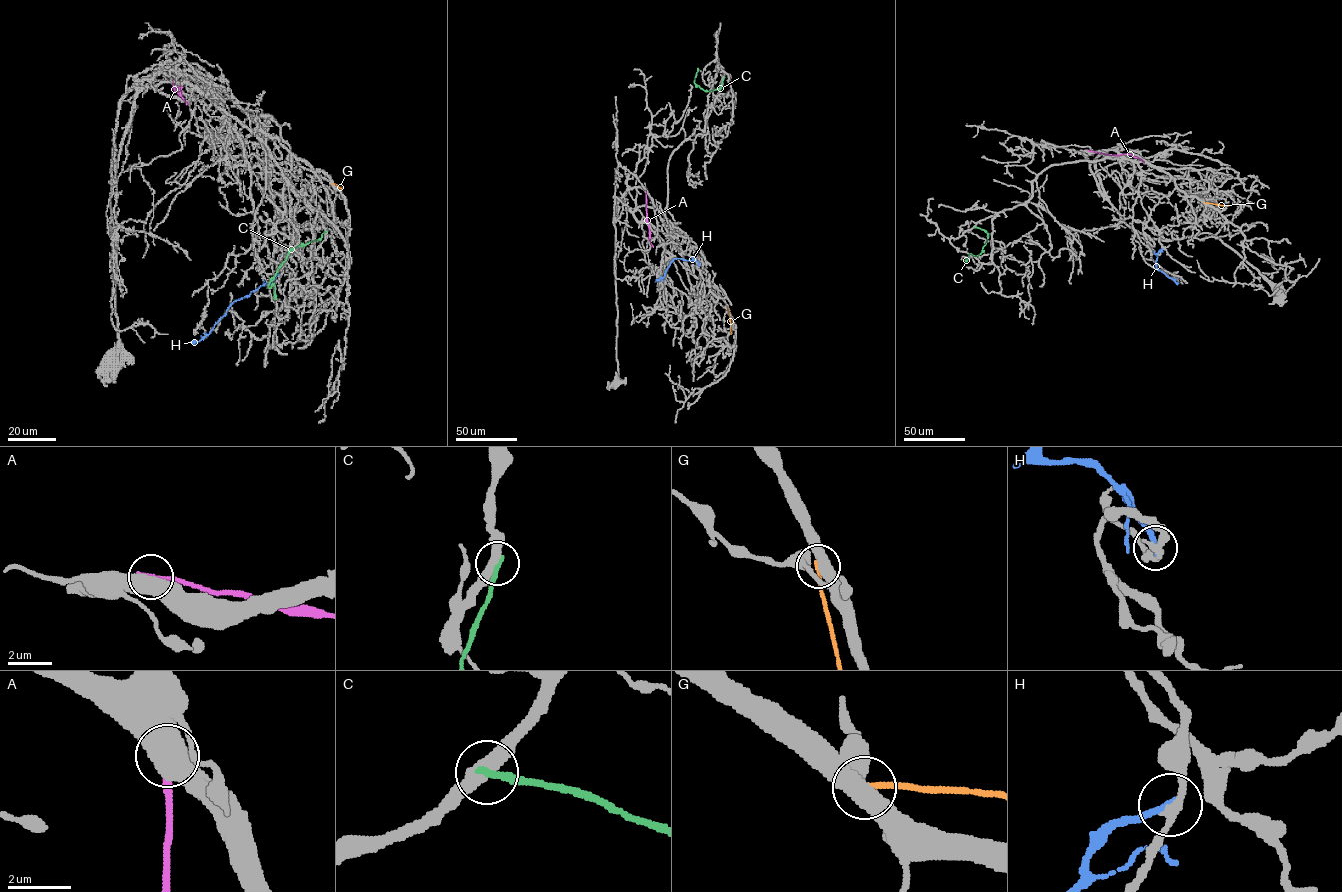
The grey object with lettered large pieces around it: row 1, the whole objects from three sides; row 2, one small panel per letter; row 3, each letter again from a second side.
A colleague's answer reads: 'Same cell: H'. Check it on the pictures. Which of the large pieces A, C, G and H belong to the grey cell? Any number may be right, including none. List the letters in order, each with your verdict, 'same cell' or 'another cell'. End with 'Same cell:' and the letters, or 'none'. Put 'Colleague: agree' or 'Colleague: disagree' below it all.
A: another cell
C: another cell
G: another cell
H: same cell
Same cell: H
Colleague: agree

